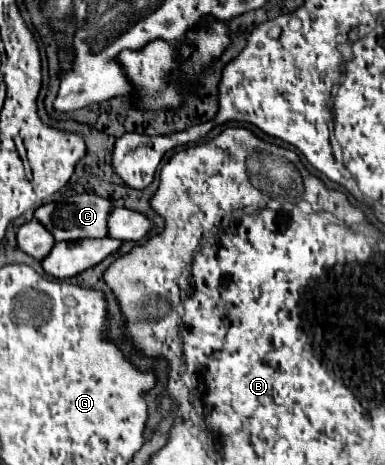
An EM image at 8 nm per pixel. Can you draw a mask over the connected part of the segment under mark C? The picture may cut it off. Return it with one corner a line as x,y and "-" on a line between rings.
82,193
58,203
46,203
36,209
34,217
44,223
54,235
56,241
76,241
86,237
106,237
108,235
108,215
112,211
112,201
96,193

